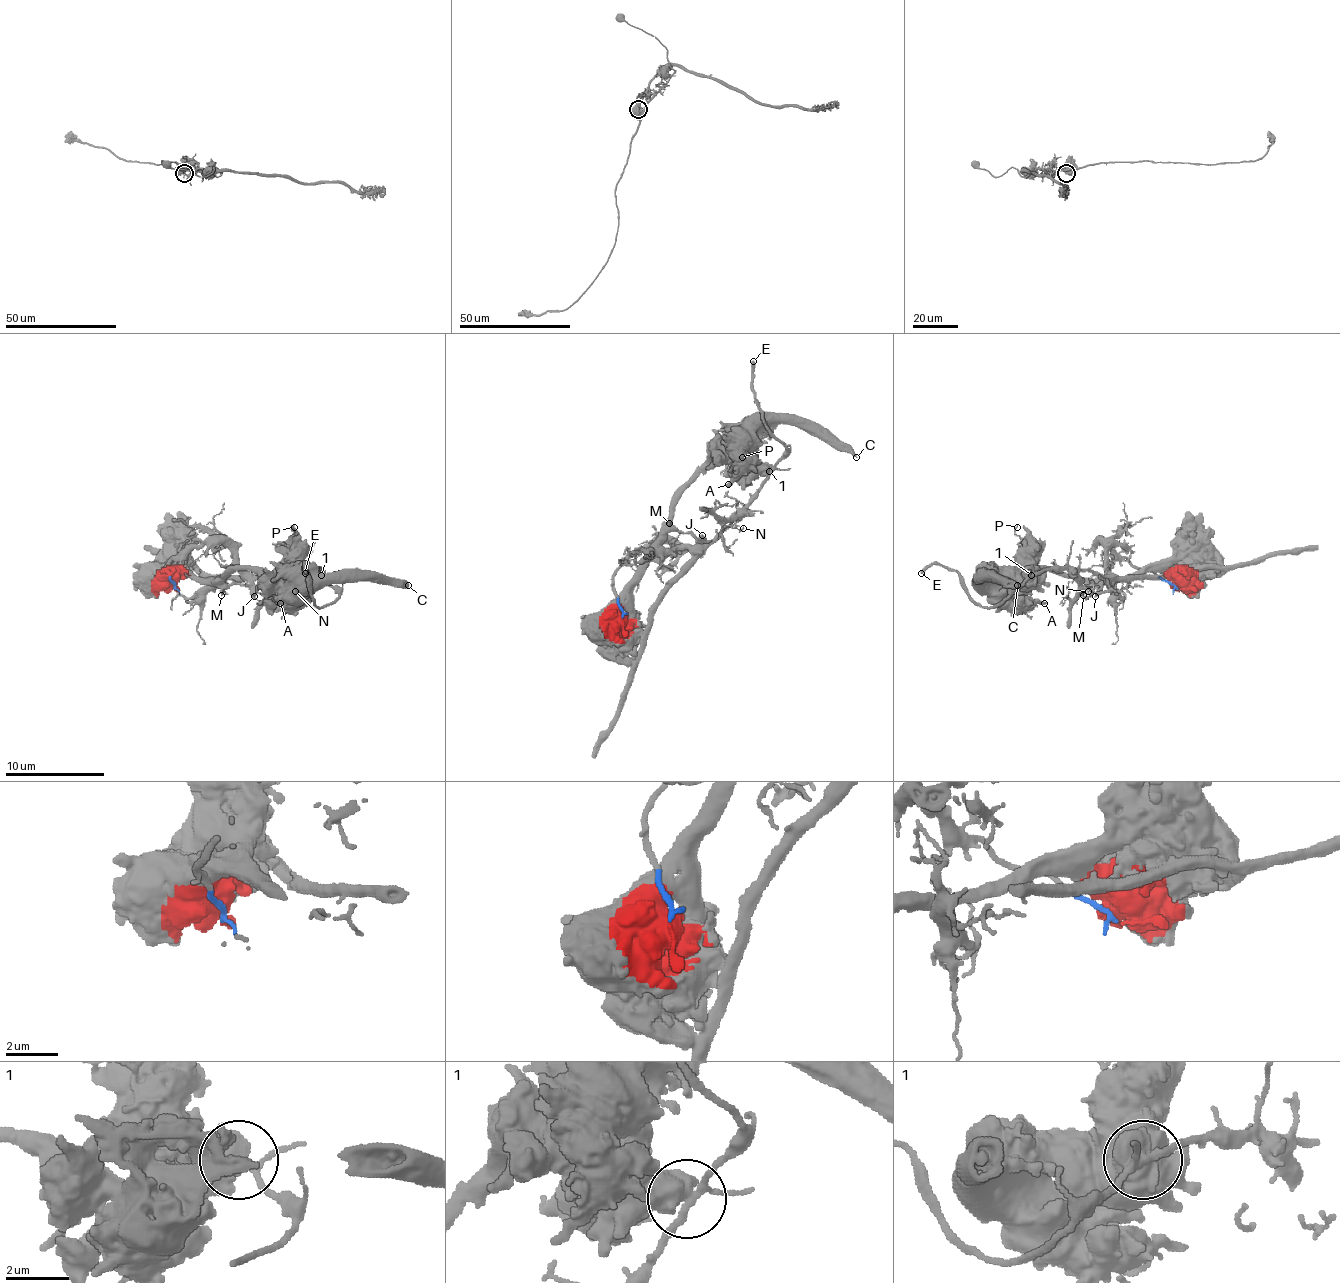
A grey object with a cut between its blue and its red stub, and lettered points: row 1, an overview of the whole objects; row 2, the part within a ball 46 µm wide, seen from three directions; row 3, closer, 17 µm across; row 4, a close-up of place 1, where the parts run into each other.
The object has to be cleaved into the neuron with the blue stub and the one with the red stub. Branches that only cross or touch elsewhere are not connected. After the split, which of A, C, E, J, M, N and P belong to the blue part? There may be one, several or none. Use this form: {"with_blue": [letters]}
{"with_blue": ["E", "J", "M", "N"]}

